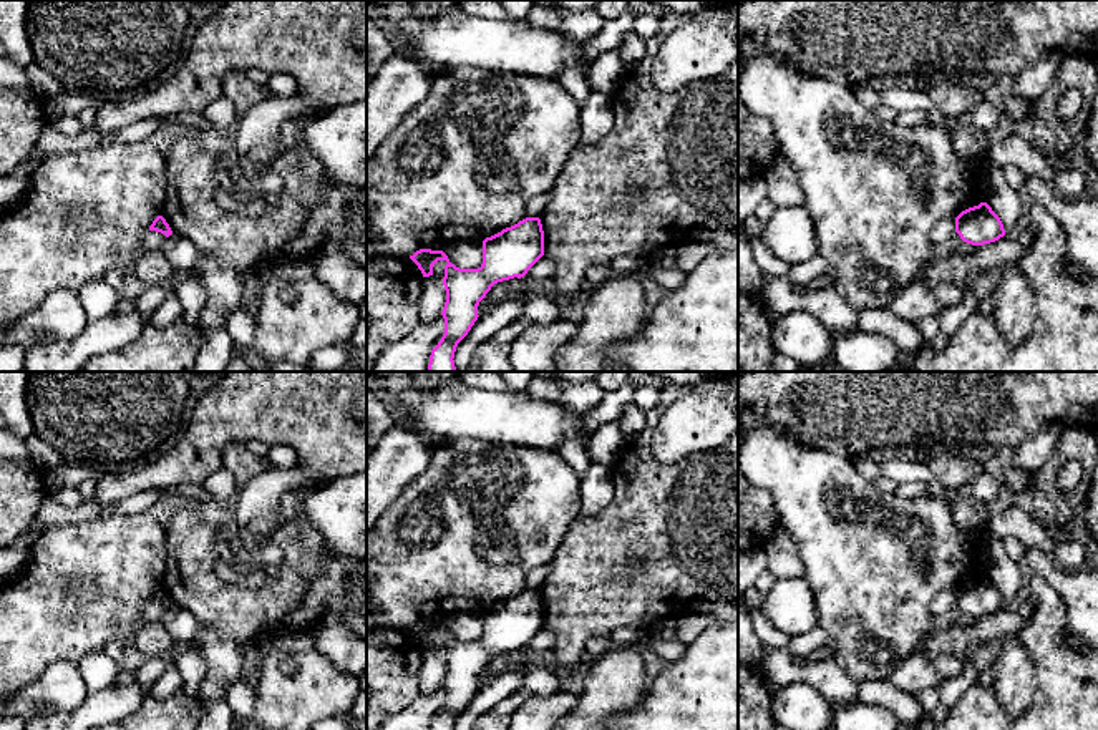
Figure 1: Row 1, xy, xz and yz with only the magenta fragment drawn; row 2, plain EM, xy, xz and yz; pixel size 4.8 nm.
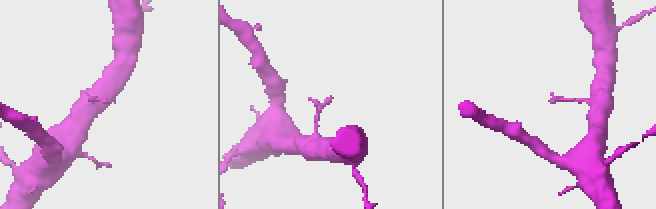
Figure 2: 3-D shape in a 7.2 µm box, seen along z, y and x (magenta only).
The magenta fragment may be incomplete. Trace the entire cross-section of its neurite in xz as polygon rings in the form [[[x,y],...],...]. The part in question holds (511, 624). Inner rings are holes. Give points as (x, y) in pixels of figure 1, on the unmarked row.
[[[539,589],[517,596],[483,612],[483,635],[478,640],[459,640],[443,622],[420,620],[410,630],[423,649],[433,647],[433,637],[446,632],[443,657],[445,705],[430,730],[454,730],[458,715],[478,692],[478,677],[498,654],[521,650],[544,627],[544,602]]]

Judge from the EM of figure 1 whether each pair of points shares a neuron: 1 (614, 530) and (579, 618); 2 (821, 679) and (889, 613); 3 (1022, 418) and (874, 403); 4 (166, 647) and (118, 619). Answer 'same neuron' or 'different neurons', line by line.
1: same neuron
2: different neurons
3: same neuron
4: different neurons

